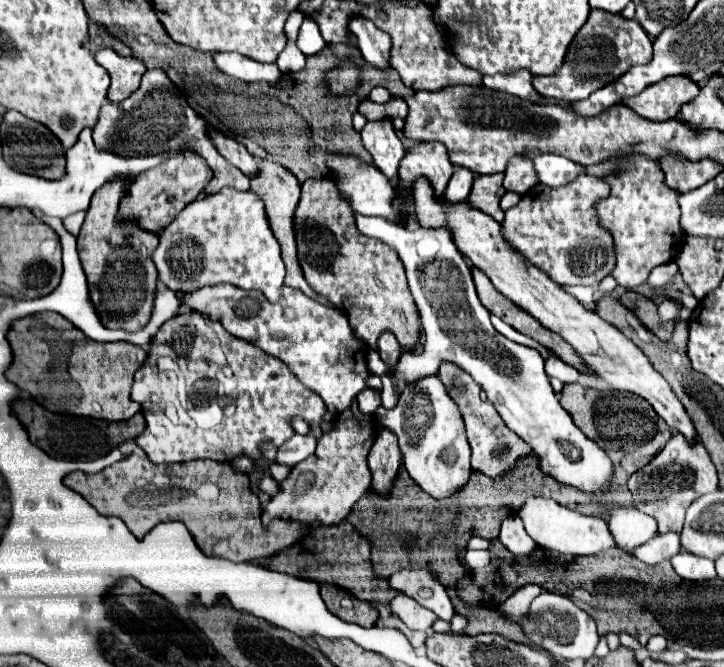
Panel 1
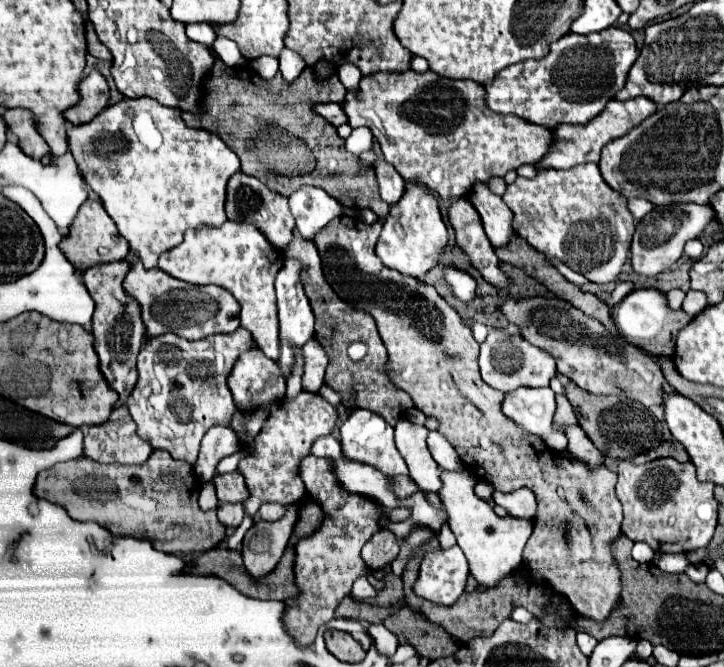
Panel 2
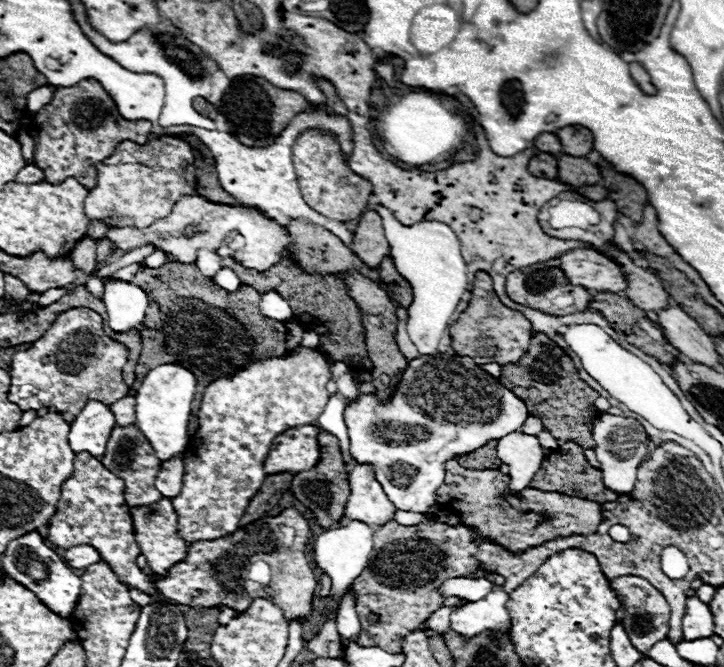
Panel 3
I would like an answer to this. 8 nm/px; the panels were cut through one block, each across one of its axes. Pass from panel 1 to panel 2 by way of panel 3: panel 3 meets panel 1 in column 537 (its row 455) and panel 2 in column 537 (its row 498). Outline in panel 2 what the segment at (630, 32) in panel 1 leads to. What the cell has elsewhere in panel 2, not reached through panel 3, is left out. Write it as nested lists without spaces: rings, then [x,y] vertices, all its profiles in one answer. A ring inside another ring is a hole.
[[[618,26],[606,28],[602,32],[592,32],[586,36],[570,32],[550,46],[548,56],[540,60],[522,60],[514,66],[500,70],[498,76],[494,76],[494,80],[484,86],[486,88],[484,102],[494,112],[514,114],[526,122],[540,124],[544,128],[556,128],[558,124],[588,124],[594,116],[602,112],[606,102],[614,100],[616,92],[622,90],[636,58],[638,52],[632,34]]]

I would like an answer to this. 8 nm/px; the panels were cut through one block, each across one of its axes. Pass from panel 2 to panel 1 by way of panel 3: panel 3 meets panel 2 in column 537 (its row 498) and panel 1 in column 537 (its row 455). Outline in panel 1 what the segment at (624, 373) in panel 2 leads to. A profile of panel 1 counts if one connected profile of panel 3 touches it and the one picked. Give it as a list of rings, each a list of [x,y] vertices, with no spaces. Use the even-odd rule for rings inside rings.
[[[472,266],[472,278],[476,284],[476,292],[480,302],[486,306],[488,312],[492,312],[494,316],[502,318],[506,324],[510,324],[512,328],[516,328],[518,332],[534,338],[536,342],[540,342],[542,346],[550,348],[554,354],[558,354],[564,362],[574,364],[574,368],[578,368],[584,374],[592,374],[592,370],[576,356],[574,348],[562,340],[562,336],[550,332],[548,328],[544,328],[536,318],[532,318],[528,312],[524,312],[522,308],[518,308],[516,304],[512,304],[508,298],[504,298],[494,286],[492,282],[484,276],[484,272],[480,272],[478,268]]]

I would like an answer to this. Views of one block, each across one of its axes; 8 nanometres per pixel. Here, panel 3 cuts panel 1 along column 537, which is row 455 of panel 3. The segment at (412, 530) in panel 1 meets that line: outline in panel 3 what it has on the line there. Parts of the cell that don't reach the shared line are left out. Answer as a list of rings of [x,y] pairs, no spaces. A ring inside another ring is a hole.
[[[490,440],[488,444],[474,450],[472,454],[460,454],[456,460],[464,468],[492,468],[492,470],[498,470],[500,464],[502,464],[496,458],[496,440]]]

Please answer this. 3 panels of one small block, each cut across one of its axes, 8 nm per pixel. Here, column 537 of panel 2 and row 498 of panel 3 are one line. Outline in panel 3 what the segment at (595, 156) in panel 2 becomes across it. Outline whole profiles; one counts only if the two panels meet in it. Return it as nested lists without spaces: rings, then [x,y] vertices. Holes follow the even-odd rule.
[[[162,498],[160,502],[156,502],[152,506],[130,508],[130,510],[132,510],[132,522],[136,522],[136,542],[138,542],[140,550],[142,550],[142,554],[146,556],[152,574],[166,576],[170,572],[170,568],[176,566],[178,562],[184,562],[184,558],[188,554],[186,540],[176,530],[178,516],[176,516],[170,500]]]

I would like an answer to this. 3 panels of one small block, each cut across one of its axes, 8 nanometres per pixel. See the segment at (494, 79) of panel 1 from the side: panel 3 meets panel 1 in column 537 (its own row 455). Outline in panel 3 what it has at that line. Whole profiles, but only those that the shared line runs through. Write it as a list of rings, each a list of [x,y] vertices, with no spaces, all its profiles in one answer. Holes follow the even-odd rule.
[[[88,402],[76,420],[70,424],[68,444],[74,454],[88,452],[94,458],[102,458],[112,428],[116,426],[114,414],[102,402]]]

